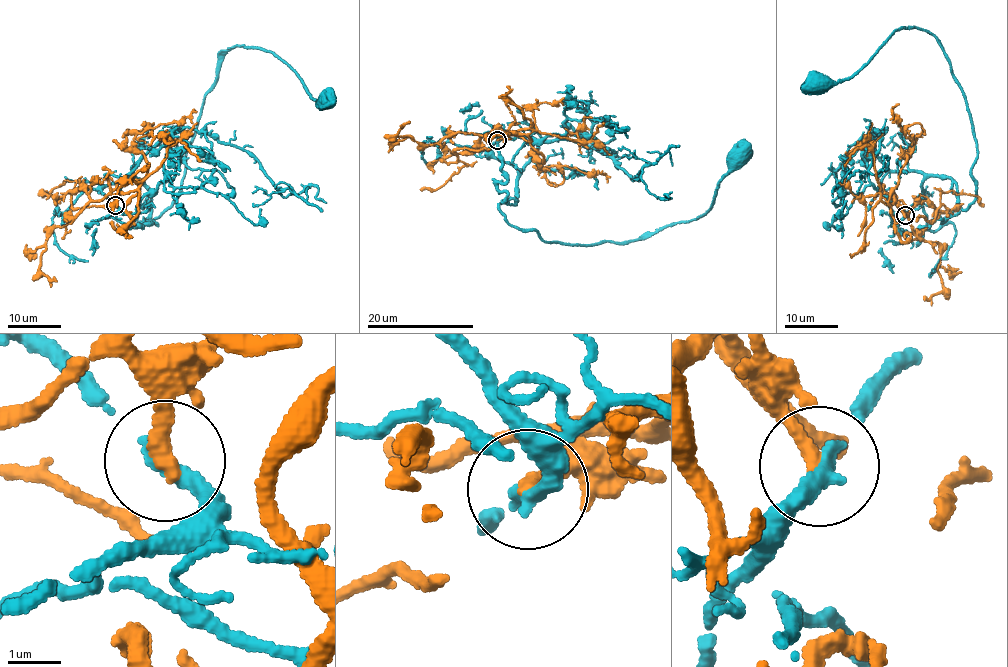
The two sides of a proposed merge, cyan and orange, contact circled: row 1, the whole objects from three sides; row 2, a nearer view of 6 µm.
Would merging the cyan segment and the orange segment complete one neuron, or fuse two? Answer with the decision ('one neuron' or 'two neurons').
two neurons

